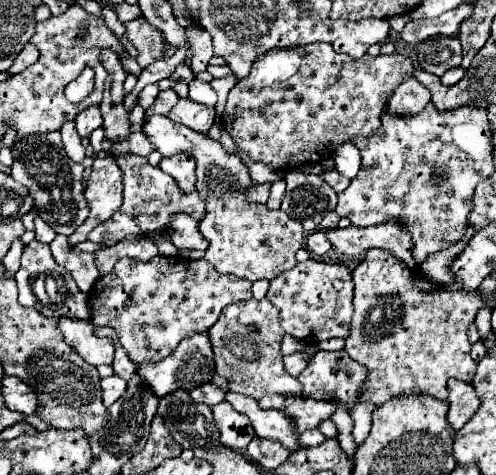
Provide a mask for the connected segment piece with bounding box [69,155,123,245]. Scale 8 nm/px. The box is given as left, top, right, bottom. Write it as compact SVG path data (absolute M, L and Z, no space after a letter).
M111 155L97 157L91 167L91 175L85 183L85 197L89 203L89 219L69 237L71 245L77 245L87 239L89 231L93 231L99 223L107 221L123 201L123 177L121 169L113 161Z

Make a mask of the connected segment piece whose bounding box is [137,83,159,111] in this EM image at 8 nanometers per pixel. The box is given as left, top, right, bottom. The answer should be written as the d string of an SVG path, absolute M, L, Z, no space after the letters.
M153 83L153 85L147 85L141 93L139 93L139 97L137 97L137 101L139 101L139 105L147 111L149 109L149 105L155 101L155 97L157 97L157 93L159 93L159 85L157 83Z

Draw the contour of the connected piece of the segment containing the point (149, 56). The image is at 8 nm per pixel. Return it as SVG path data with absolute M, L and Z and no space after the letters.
M137 17L129 23L125 23L125 37L127 41L137 49L139 57L137 63L141 67L147 67L149 63L165 57L165 41L163 33L147 23L145 17Z

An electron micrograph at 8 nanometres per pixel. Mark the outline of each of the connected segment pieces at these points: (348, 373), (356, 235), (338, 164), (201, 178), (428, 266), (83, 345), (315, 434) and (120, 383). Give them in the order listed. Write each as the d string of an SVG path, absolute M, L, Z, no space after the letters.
M317 351L309 365L303 369L301 377L297 379L303 385L303 395L319 399L319 401L341 401L345 405L355 405L357 391L363 387L367 379L367 369L353 361L345 351Z
M383 221L371 227L337 227L325 231L325 237L331 247L343 255L365 255L375 247L397 255L409 269L417 269L417 261L411 253L411 233L407 233L407 227L401 221Z
M353 143L339 145L339 149L333 153L333 159L335 159L335 169L349 179L353 179L361 169L361 155Z
M147 117L143 123L143 133L155 151L165 157L181 151L195 155L197 191L207 203L205 219L199 225L203 237L209 241L205 259L219 273L231 273L249 281L271 281L279 273L289 271L297 265L295 253L303 247L303 225L287 217L283 211L269 211L265 205L245 201L251 179L239 157L227 155L221 143L203 133L195 133L193 129L183 129L183 125L173 123L169 117Z
M459 245L447 249L447 251L439 251L439 253L431 253L431 257L427 257L427 261L423 261L423 265L419 267L419 273L423 277L427 277L429 281L435 281L435 283L443 283L443 285L449 285L451 283L451 263L453 259L461 253Z
M61 317L59 329L65 337L65 343L71 345L87 363L95 367L113 363L113 353L115 353L113 341L97 337L91 321L73 321L73 319Z
M307 429L305 433L299 435L299 441L307 447L315 447L315 445L321 445L325 441L325 435L319 429Z
M111 375L111 377L101 379L101 397L103 397L103 405L105 405L105 407L111 407L111 405L123 395L125 385L127 385L127 383L125 383L119 375Z

